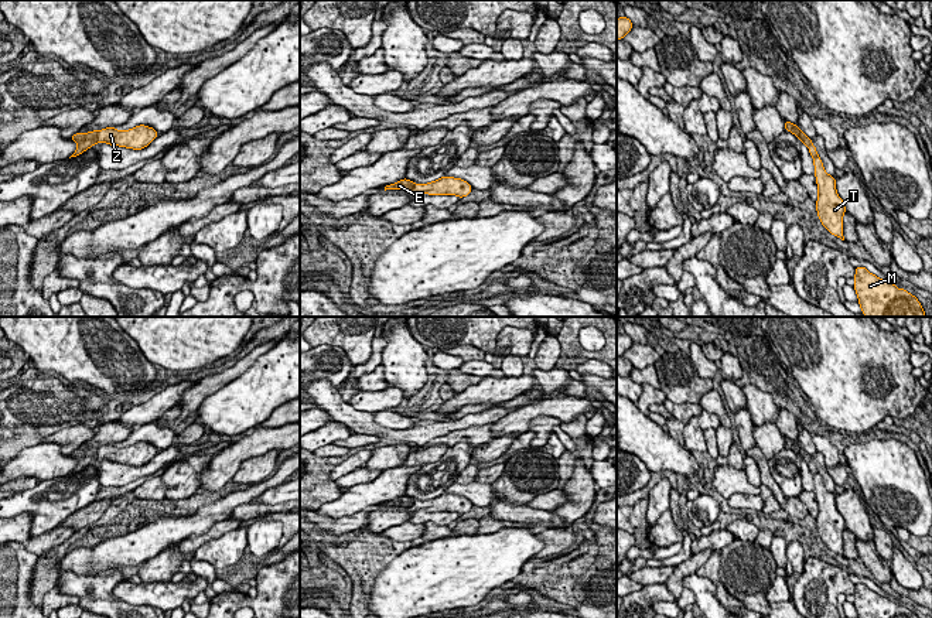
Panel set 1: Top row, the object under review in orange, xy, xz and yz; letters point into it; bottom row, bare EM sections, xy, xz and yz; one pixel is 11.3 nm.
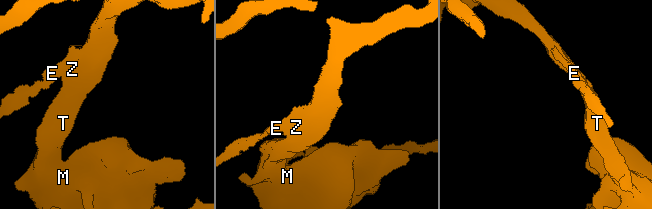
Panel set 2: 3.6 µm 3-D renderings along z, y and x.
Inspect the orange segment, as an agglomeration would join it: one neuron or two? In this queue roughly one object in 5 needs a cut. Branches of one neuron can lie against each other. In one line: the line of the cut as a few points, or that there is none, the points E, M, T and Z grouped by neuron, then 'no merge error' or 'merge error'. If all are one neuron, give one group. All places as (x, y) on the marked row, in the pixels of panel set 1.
cut xy (98, 132), (96, 142); groups E / M T Z; merge error

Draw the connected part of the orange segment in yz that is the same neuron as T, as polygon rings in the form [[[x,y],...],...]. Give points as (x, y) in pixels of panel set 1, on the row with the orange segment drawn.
[[[800,130],[800,143],[806,144],[813,157],[815,177],[817,184],[816,211],[822,225],[834,236],[844,240],[843,215],[846,206],[836,191],[836,178],[825,171],[823,163],[813,146],[813,141]]]

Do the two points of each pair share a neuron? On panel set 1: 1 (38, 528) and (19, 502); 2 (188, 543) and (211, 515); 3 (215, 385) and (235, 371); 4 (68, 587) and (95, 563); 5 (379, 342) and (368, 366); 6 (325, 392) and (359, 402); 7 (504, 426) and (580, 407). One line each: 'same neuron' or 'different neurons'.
1: same neuron
2: different neurons
3: same neuron
4: different neurons
5: same neuron
6: different neurons
7: same neuron

